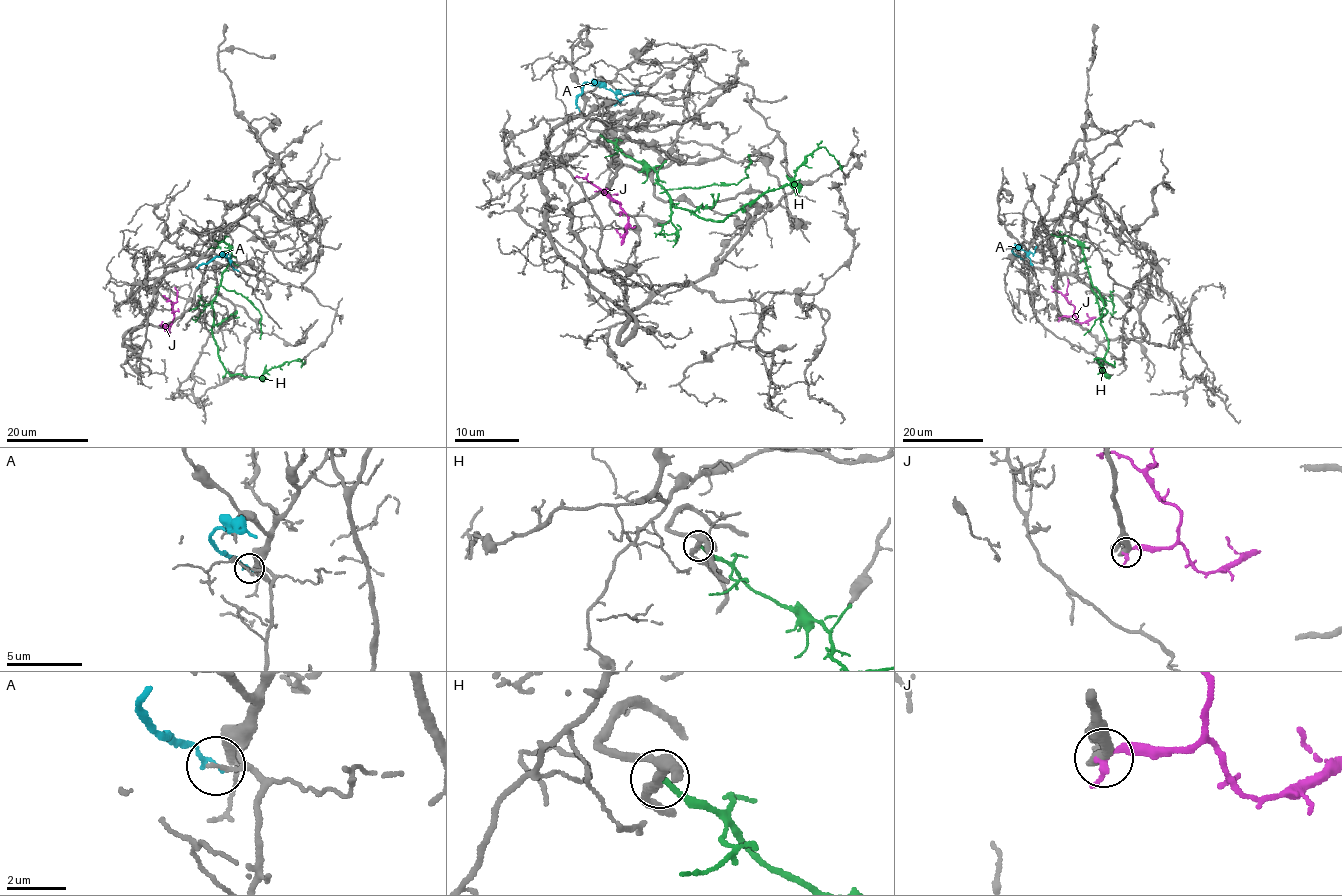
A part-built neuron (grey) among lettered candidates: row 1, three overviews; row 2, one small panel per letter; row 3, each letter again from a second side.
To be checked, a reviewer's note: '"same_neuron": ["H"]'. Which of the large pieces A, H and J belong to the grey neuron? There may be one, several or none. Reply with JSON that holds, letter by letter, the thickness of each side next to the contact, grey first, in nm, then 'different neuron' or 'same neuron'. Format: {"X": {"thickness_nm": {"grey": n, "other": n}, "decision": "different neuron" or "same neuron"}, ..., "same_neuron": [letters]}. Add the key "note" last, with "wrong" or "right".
{"A": {"thickness_nm": {"grey": 140, "other": 150}, "decision": "different neuron"}, "H": {"thickness_nm": {"grey": 280, "other": 200}, "decision": "different neuron"}, "J": {"thickness_nm": {"grey": 320, "other": 300}, "decision": "different neuron"}, "same_neuron": [], "note": "wrong"}

